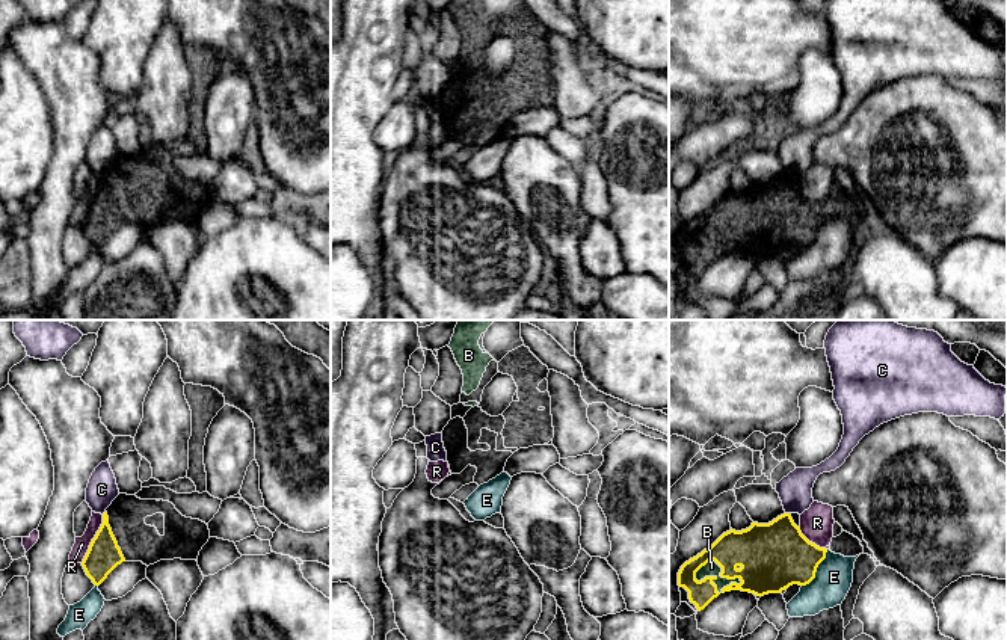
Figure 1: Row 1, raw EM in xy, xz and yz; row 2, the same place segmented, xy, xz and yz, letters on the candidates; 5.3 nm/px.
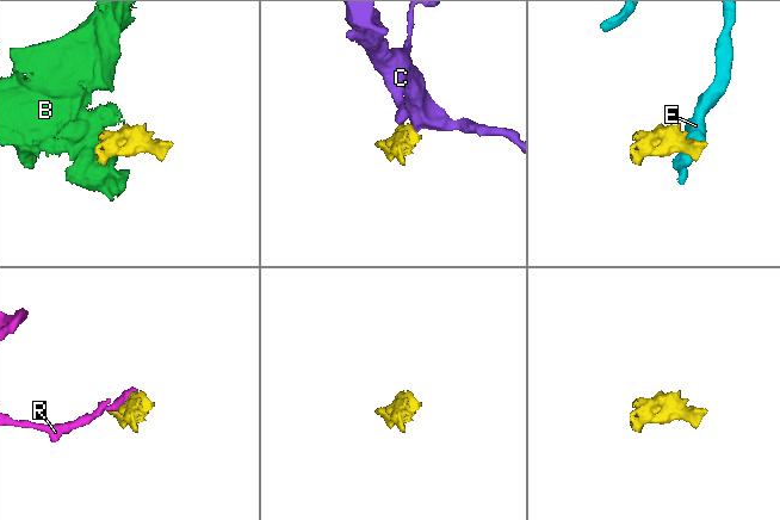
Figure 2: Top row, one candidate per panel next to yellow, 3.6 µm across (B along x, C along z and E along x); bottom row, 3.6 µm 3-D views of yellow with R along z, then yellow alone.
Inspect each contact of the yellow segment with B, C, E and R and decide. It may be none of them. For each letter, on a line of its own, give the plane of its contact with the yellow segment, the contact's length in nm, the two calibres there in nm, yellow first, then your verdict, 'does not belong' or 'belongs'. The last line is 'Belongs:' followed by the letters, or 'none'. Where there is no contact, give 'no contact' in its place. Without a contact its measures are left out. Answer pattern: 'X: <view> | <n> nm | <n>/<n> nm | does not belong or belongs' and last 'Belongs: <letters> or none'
B: yz | 260 nm | 240/80 nm | belongs
C: yz | 30 nm | 360/180 nm | does not belong
E: yz | 240 nm | 360/200 nm | does not belong
R: xy | 280 nm | 180/80 nm | does not belong
Belongs: B

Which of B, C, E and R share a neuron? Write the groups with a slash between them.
B / C / E / R

